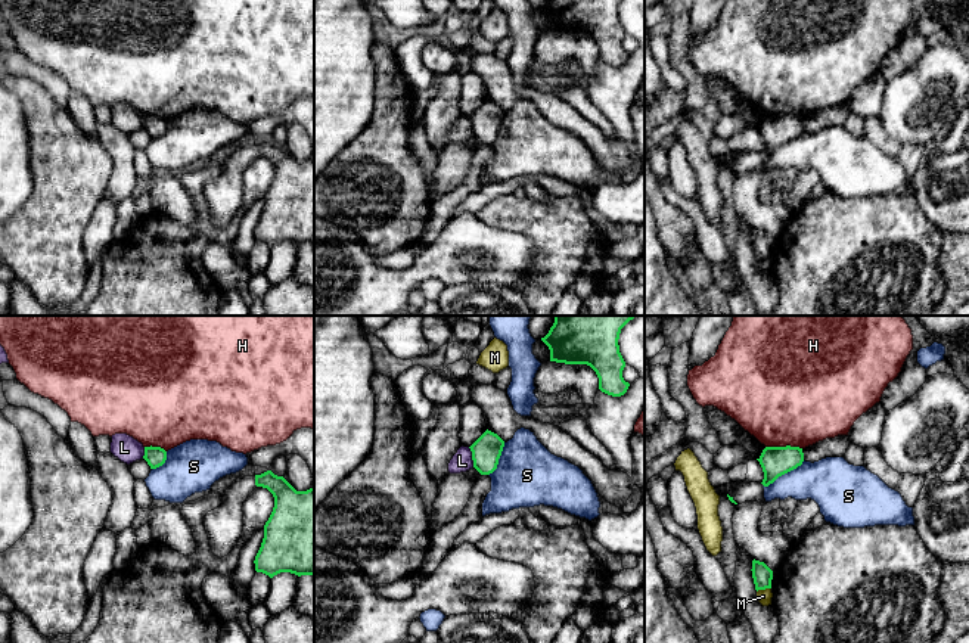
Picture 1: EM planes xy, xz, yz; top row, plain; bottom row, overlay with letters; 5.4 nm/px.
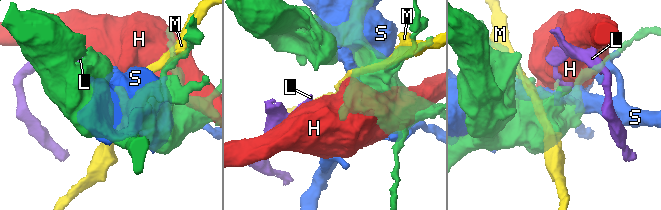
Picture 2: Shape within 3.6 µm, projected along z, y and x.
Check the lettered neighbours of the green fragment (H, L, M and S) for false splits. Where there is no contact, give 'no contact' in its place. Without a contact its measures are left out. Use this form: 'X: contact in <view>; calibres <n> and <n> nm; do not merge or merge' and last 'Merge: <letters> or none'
H: contact in yz; calibres 160 and 480 nm; do not merge
L: contact in xz; calibres 160 and 110 nm; do not merge
M: contact in yz; calibres 110 and 80 nm; do not merge
S: contact in yz; calibres 160 and 260 nm; do not merge
Merge: none

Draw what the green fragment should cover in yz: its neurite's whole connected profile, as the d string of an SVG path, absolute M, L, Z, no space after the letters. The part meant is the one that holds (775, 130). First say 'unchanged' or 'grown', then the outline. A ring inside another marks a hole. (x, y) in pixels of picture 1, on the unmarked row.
unchanged | M765 117L757 128L763 137L763 155L768 156L779 146L796 139L804 131L804 122L799 117Z

